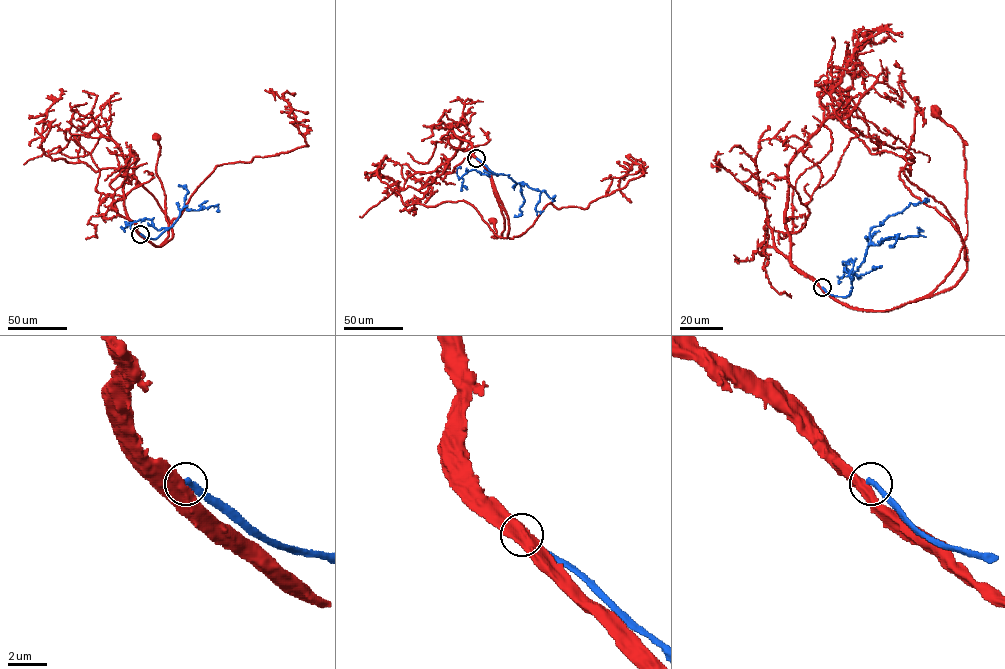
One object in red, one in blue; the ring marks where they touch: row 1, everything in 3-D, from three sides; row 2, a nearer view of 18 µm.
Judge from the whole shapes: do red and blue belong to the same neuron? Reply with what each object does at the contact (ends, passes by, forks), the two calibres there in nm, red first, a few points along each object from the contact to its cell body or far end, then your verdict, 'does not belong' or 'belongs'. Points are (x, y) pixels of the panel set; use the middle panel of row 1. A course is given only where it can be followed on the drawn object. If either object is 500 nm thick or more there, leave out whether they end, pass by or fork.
550 nm thick on the red side, 340 nm on the other; red runs (476, 158), (488, 173), (503, 217), (501, 238), (492, 237), (496, 230), (492, 222); blue runs (476, 158), (494, 173), (508, 175), (516, 183), (540, 191), (536, 211), (543, 210); does not belong

